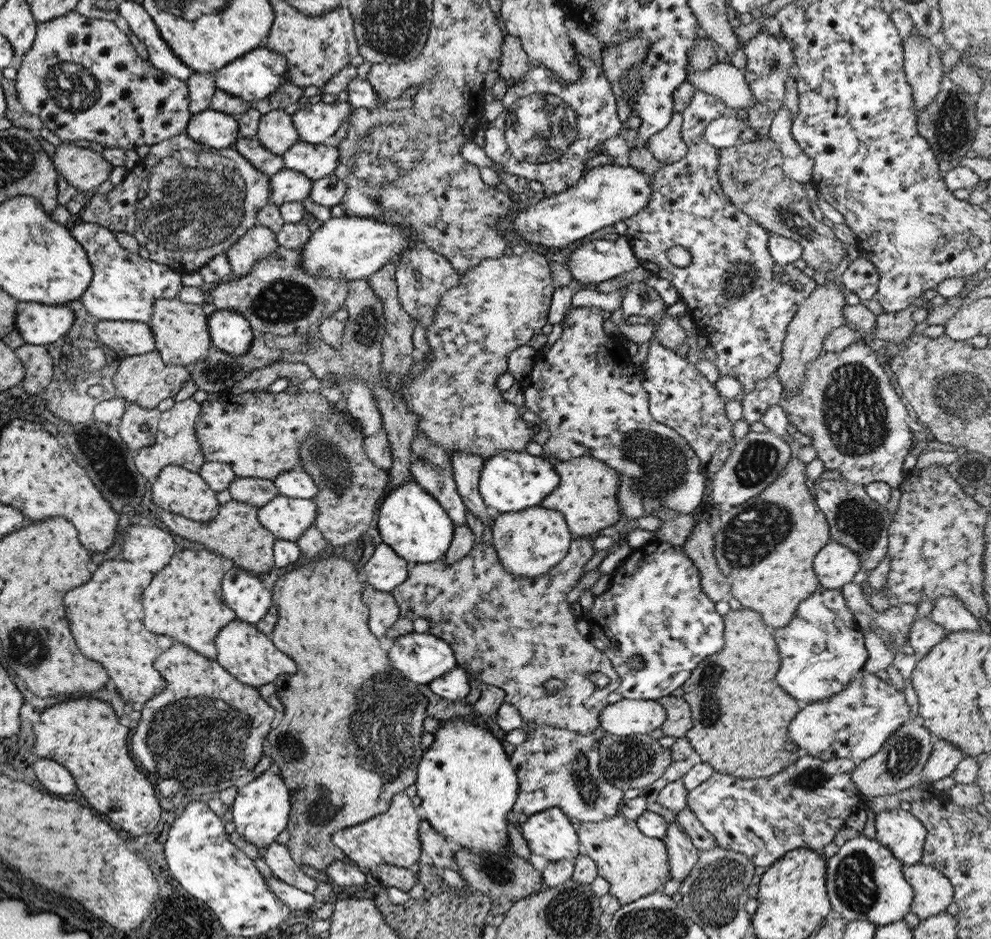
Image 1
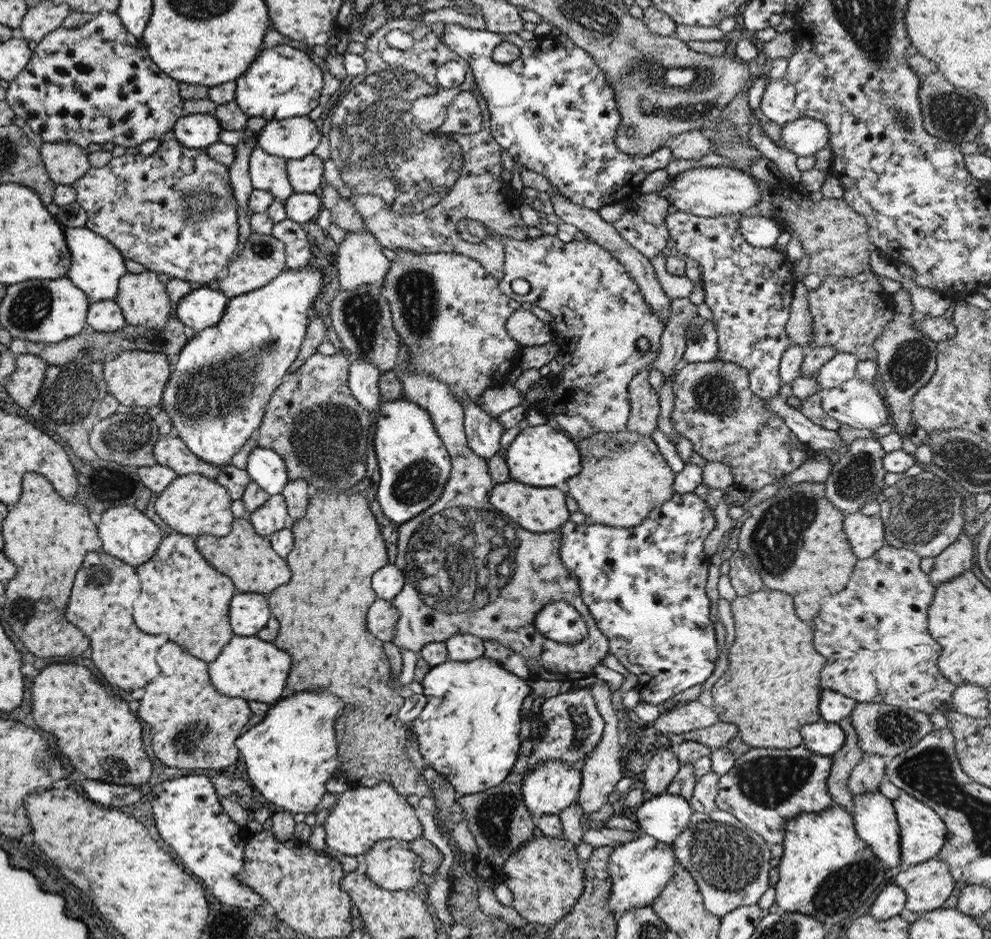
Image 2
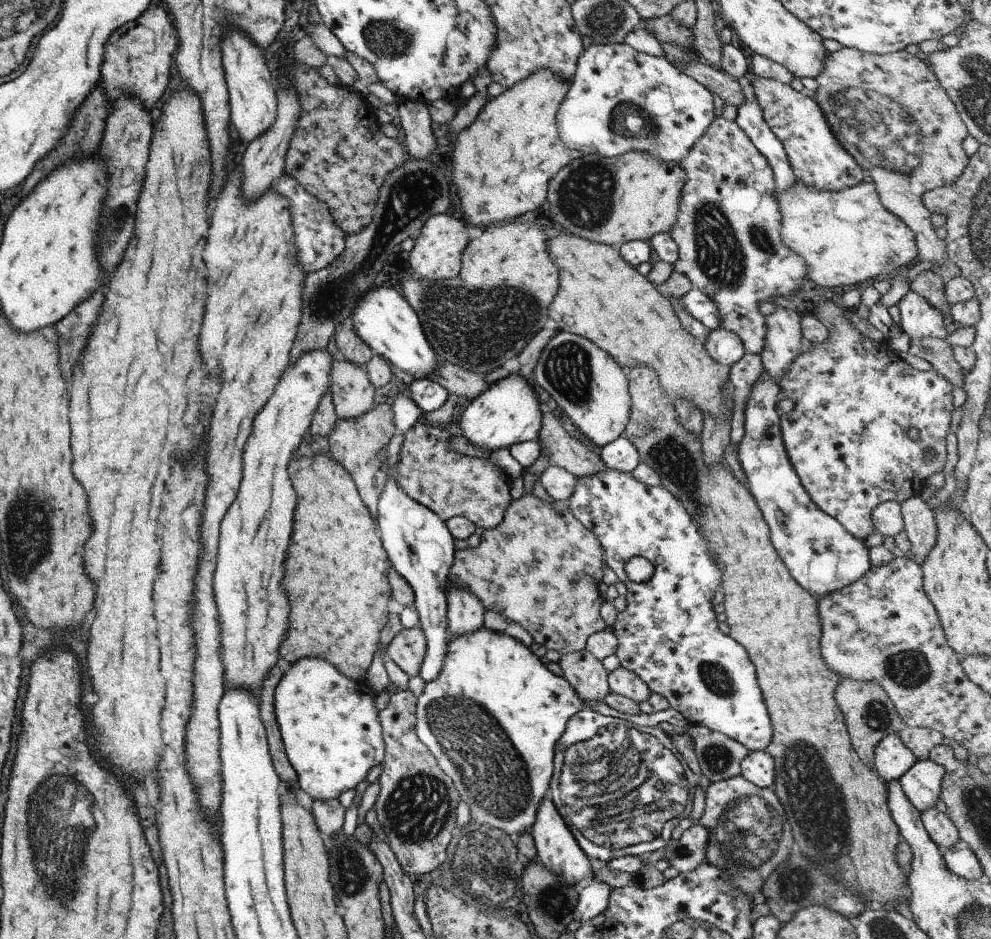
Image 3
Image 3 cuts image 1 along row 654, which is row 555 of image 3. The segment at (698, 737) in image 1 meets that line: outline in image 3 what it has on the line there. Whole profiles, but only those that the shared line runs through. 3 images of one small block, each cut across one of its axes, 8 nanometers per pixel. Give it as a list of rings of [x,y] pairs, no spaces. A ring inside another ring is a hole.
[[[639,365],[626,370],[625,376],[630,412],[623,436],[637,450],[639,461],[659,476],[660,485],[681,502],[721,570],[728,636],[743,646],[755,668],[757,686],[772,730],[770,742],[763,751],[775,762],[773,793],[781,802],[794,845],[813,862],[822,877],[833,874],[837,882],[851,886],[851,892],[855,890],[859,896],[863,894],[862,899],[872,908],[895,911],[900,903],[909,902],[908,874],[903,874],[895,862],[895,846],[901,840],[899,830],[889,816],[884,781],[857,757],[843,724],[843,716],[835,706],[833,694],[841,679],[835,672],[827,670],[819,654],[821,624],[815,598],[798,586],[779,559],[771,545],[767,524],[747,486],[735,480],[730,468],[721,466],[720,462],[713,466],[703,464],[699,439],[679,424],[673,402],[661,390],[655,372],[649,366]]]

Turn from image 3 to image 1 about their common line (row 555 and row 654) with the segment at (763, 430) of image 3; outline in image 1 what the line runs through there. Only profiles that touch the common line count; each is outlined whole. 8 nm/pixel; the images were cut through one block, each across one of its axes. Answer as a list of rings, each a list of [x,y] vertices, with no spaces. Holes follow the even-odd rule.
[[[819,584],[809,597],[799,603],[791,621],[782,628],[771,630],[771,634],[777,646],[779,658],[775,682],[777,682],[777,686],[781,686],[781,690],[787,692],[801,705],[827,699],[835,693],[840,693],[855,672],[861,670],[868,656],[864,648],[861,630],[854,622],[852,612],[847,609],[841,590],[827,590]]]

